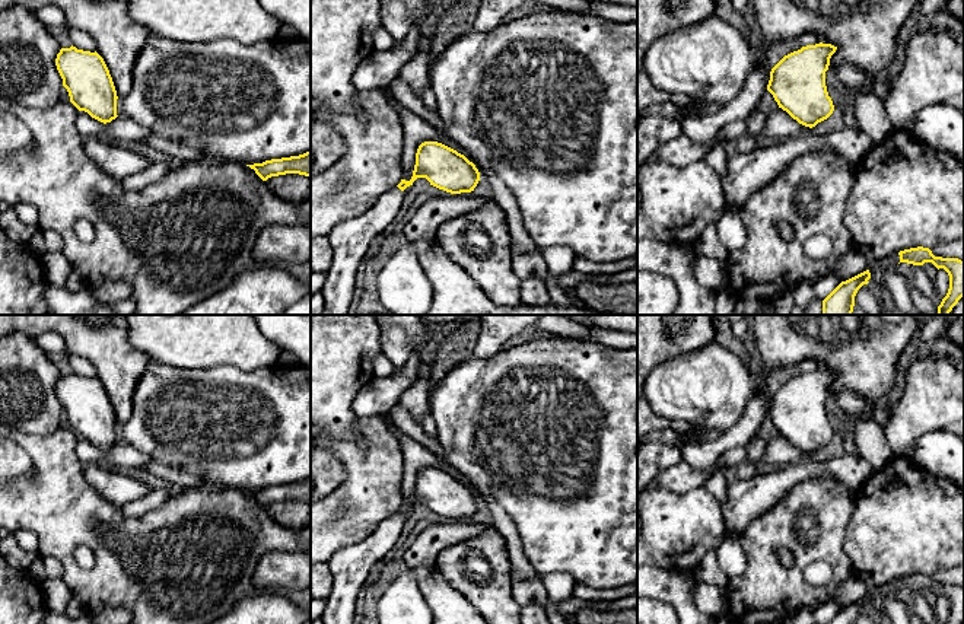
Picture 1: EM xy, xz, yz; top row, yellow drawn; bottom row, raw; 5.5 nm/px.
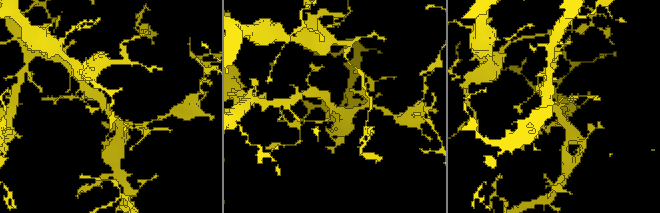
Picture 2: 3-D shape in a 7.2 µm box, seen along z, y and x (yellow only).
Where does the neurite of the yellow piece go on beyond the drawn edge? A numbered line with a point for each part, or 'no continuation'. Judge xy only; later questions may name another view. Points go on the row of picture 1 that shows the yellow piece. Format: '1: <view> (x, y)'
no continuation

